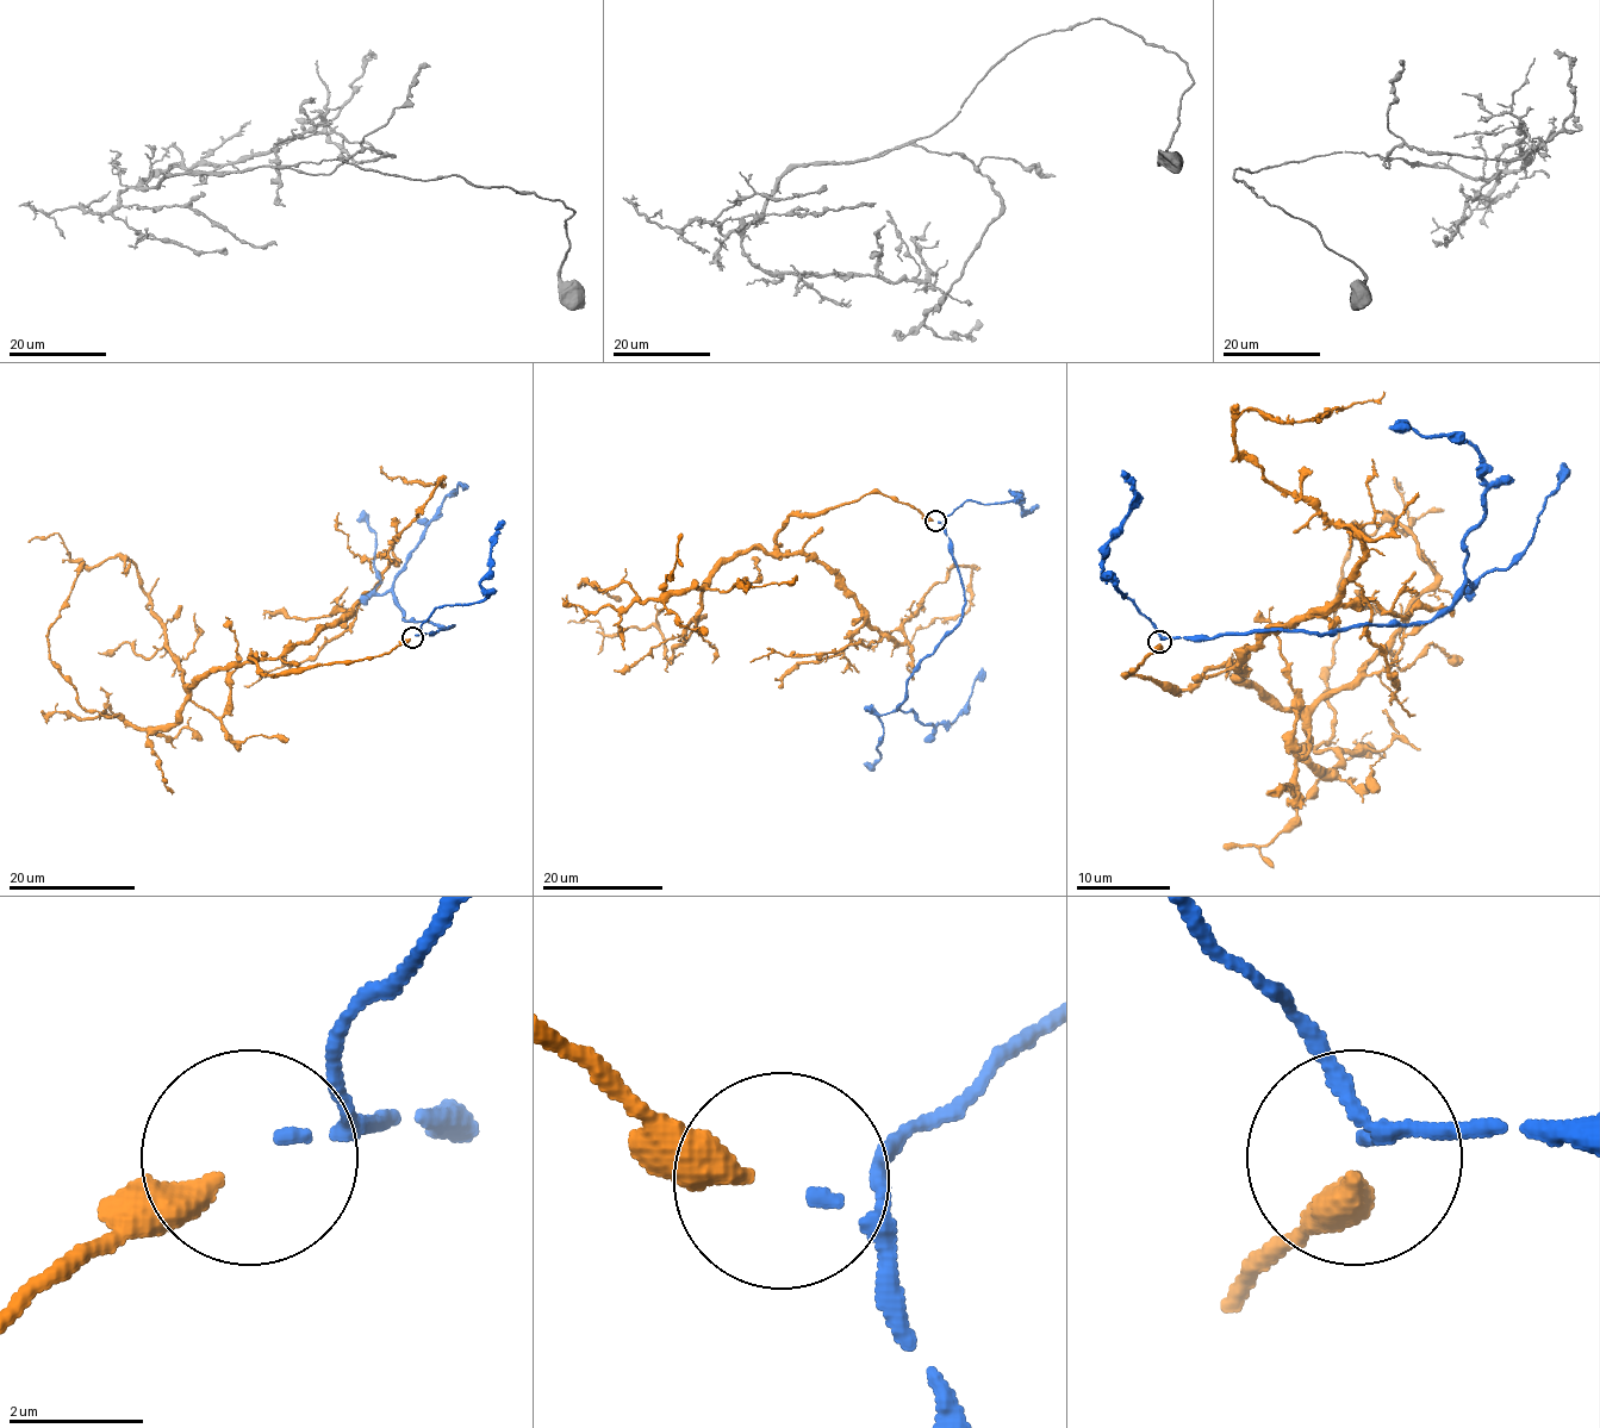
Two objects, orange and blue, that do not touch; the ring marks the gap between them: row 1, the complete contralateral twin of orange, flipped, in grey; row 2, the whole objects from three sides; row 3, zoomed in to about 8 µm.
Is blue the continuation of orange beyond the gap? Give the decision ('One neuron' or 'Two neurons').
One neuron

